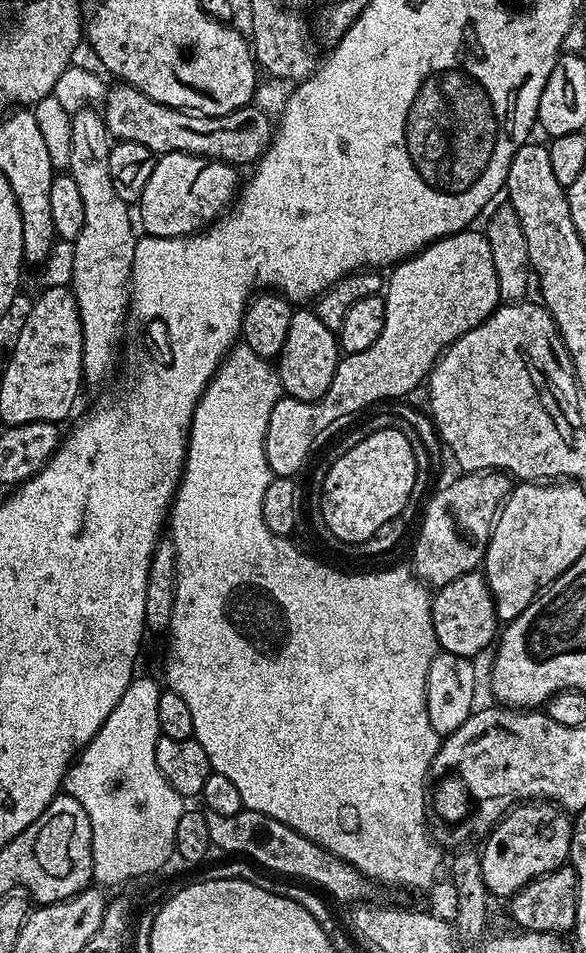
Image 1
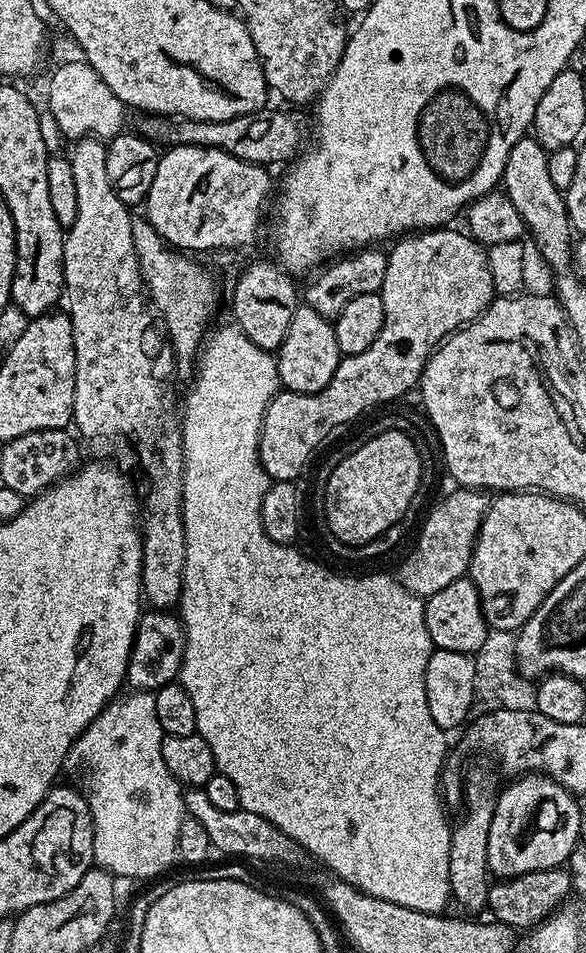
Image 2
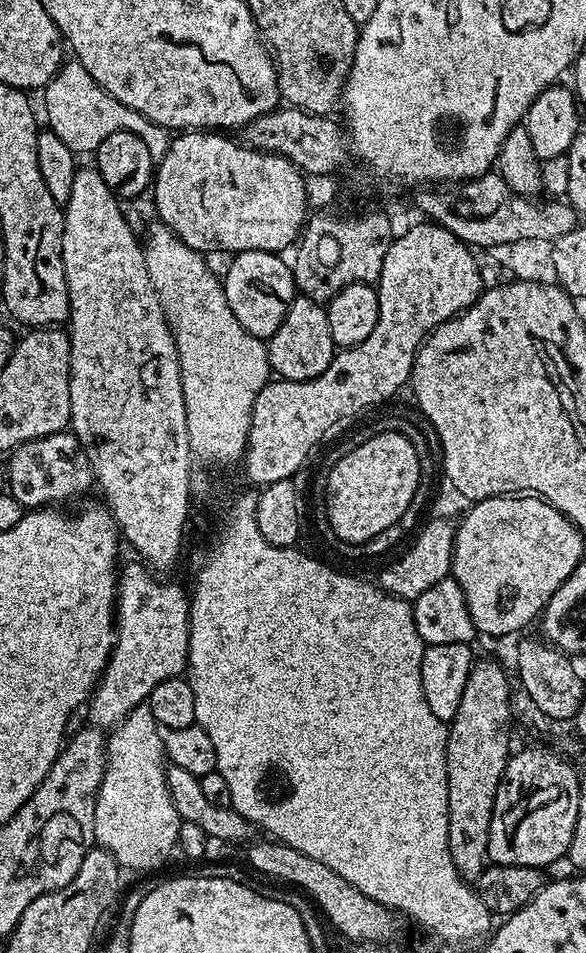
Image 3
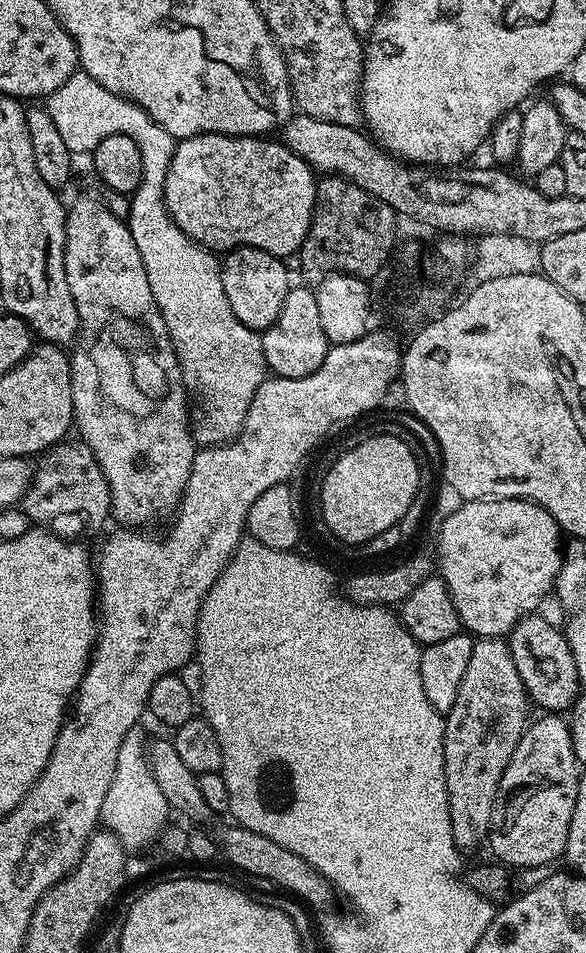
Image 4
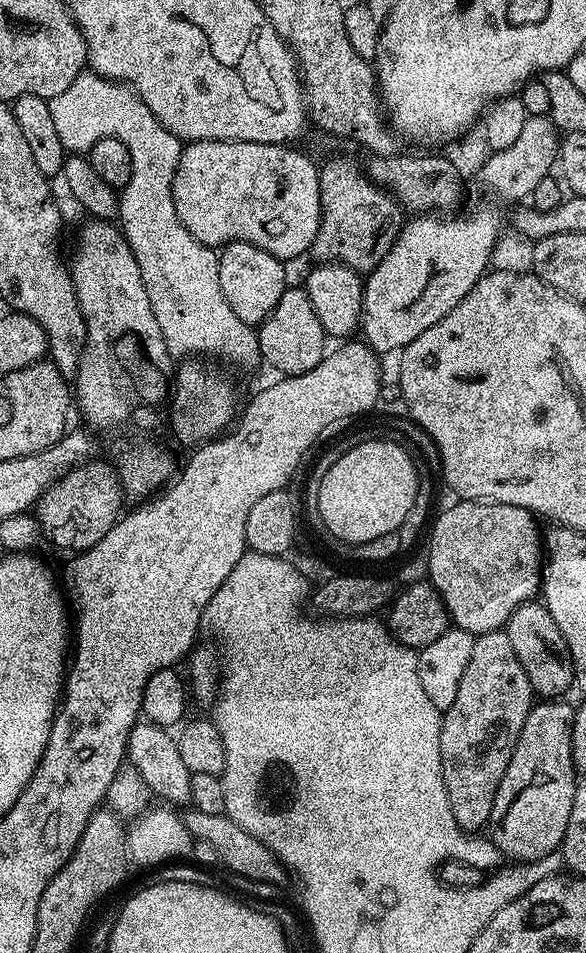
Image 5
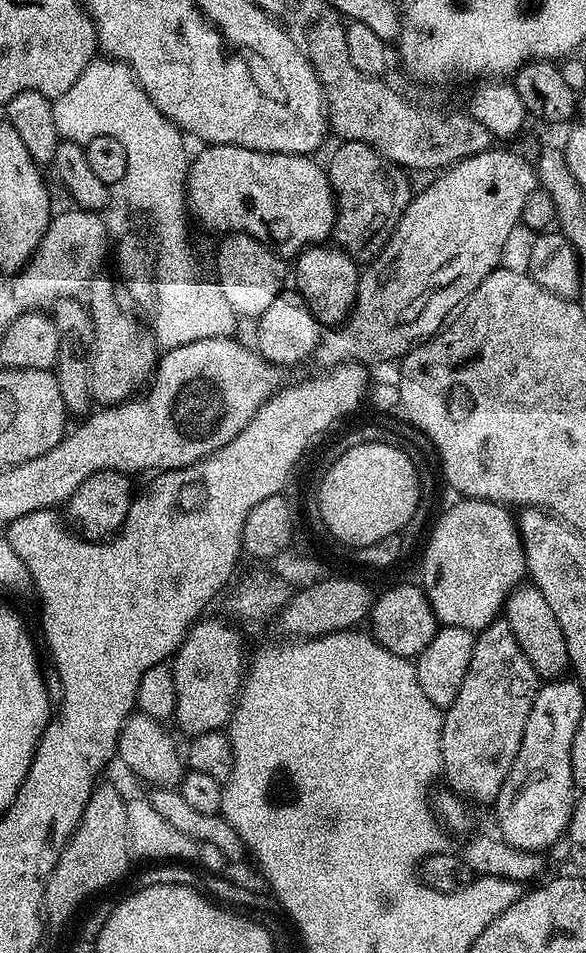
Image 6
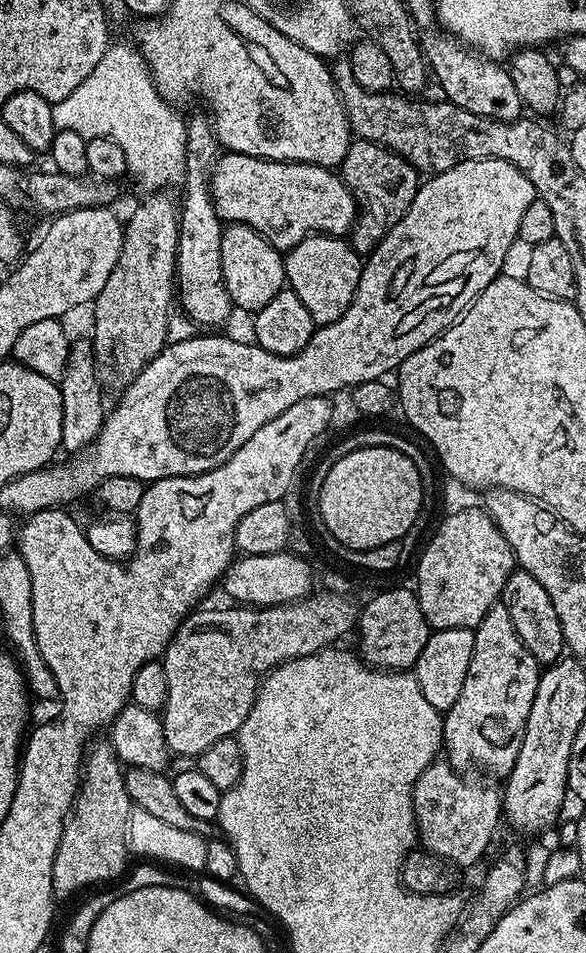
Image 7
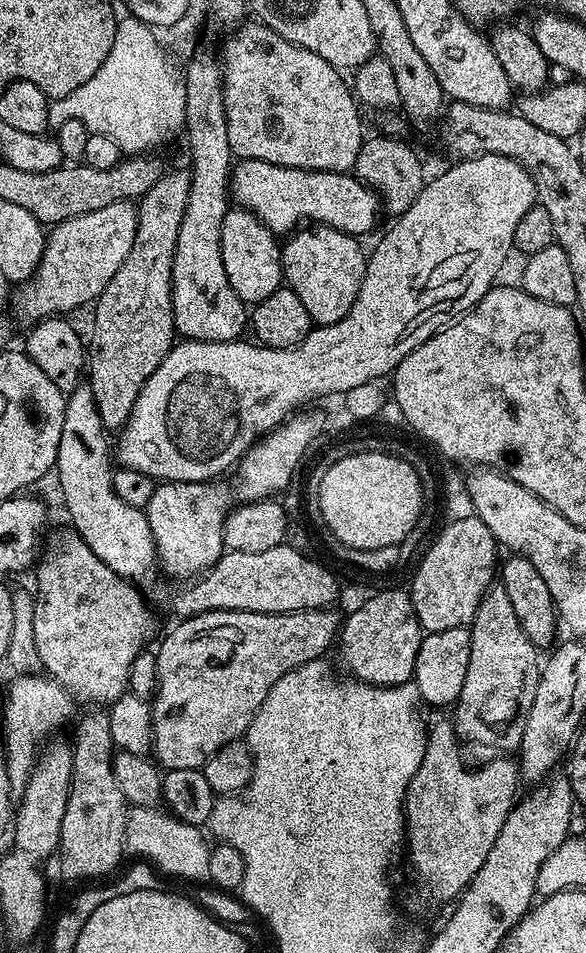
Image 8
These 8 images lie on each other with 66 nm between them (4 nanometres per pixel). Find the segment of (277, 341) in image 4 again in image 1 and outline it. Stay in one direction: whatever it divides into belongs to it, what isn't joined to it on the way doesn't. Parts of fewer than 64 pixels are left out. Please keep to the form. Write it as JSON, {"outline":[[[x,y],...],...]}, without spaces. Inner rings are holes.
{"outline":[[[293,311],[290,330],[286,330],[286,346],[282,346],[278,357],[281,389],[296,400],[320,400],[326,390],[330,390],[330,382],[334,382],[334,370],[341,359],[337,333],[331,332],[318,319],[315,311]]]}

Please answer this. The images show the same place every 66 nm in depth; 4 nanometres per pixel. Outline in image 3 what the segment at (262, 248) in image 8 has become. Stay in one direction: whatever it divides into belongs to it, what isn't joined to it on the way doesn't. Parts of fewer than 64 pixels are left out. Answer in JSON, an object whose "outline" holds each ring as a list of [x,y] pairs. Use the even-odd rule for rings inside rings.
{"outline":[[[246,250],[235,253],[228,264],[228,269],[222,272],[222,283],[226,302],[230,310],[234,310],[234,318],[242,322],[242,326],[258,339],[267,341],[274,335],[278,326],[282,326],[282,318],[286,318],[286,310],[290,310],[298,293],[292,277],[289,261],[284,261],[283,255],[262,250]]]}

